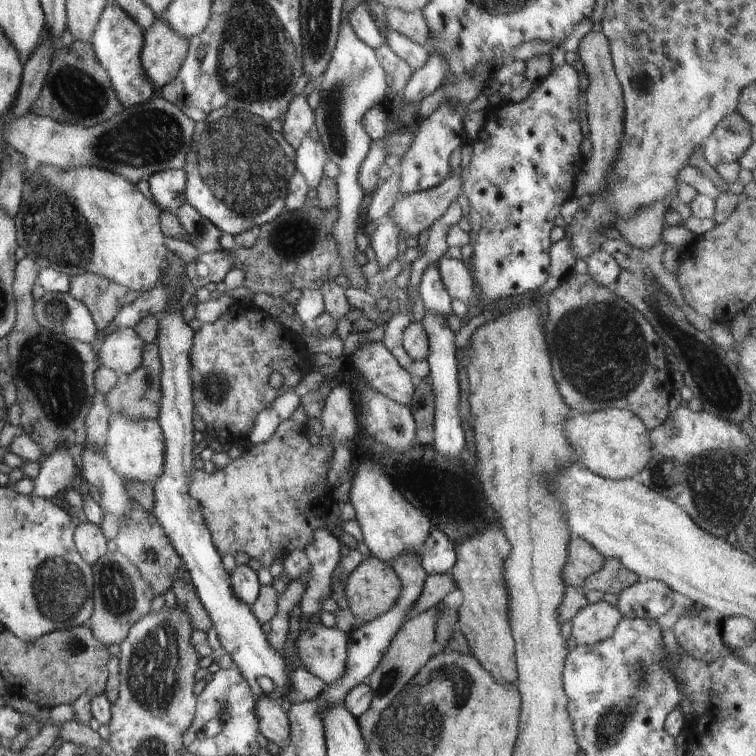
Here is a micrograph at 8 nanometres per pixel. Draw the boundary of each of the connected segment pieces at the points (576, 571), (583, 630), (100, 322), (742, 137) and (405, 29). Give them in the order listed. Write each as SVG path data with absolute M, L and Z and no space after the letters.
M572 535L568 542L568 562L562 570L562 580L565 586L587 589L586 580L591 574L600 572L604 568L604 563L605 557L592 544L584 538Z
M604 600L590 603L572 617L570 634L578 646L596 644L612 636L622 618L618 608Z
M82 272L72 276L70 288L68 288L70 296L88 308L97 330L102 331L118 316L118 312L126 304L124 296L126 296L127 292L128 288L120 286L120 284L116 284L112 280L108 280L108 278L104 278L104 276L98 276L94 272Z
M738 113L723 118L704 142L705 154L712 165L738 162L753 144L751 125Z
M388 8L386 20L391 30L396 30L398 34L404 34L406 38L425 45L429 42L430 29L422 11L406 12L400 9Z

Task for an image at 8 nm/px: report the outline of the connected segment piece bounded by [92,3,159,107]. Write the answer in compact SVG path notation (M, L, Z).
M107 3L100 15L92 46L95 55L108 72L116 96L124 106L133 107L148 102L158 92L157 86L146 74L141 64L141 52L144 47L144 33L140 25L120 5Z

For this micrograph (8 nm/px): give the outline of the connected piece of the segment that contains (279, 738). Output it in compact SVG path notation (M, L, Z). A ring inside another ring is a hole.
M256 698L256 718L261 738L284 746L288 742L288 718L279 702L272 698Z

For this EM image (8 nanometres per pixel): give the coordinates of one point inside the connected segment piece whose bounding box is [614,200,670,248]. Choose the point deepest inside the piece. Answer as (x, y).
(641, 231)

